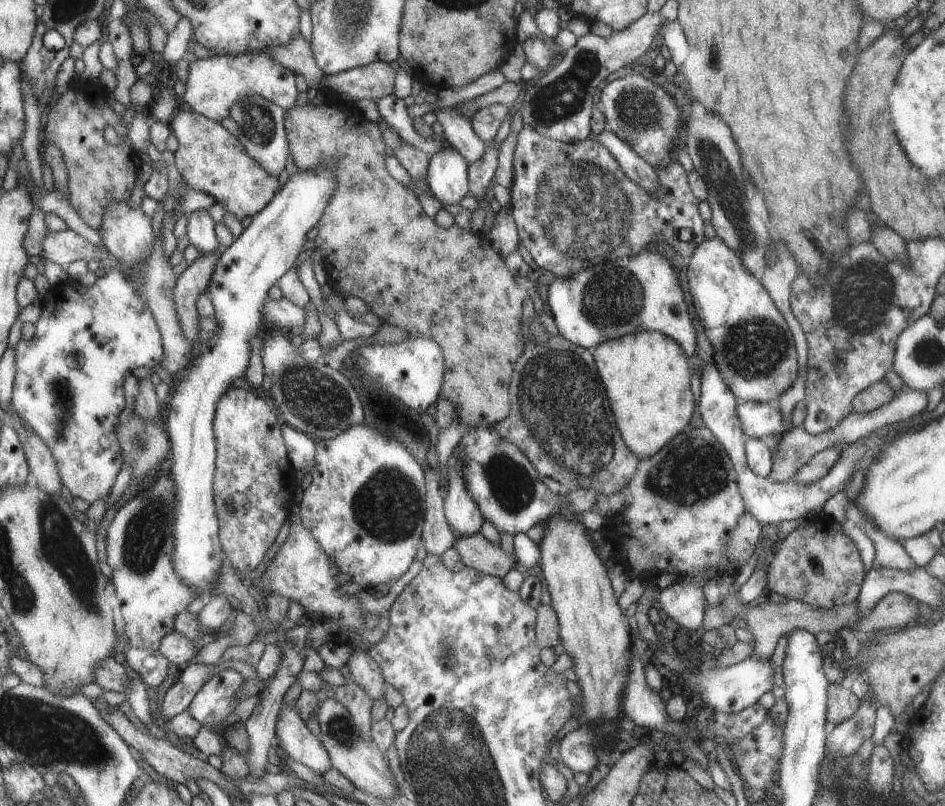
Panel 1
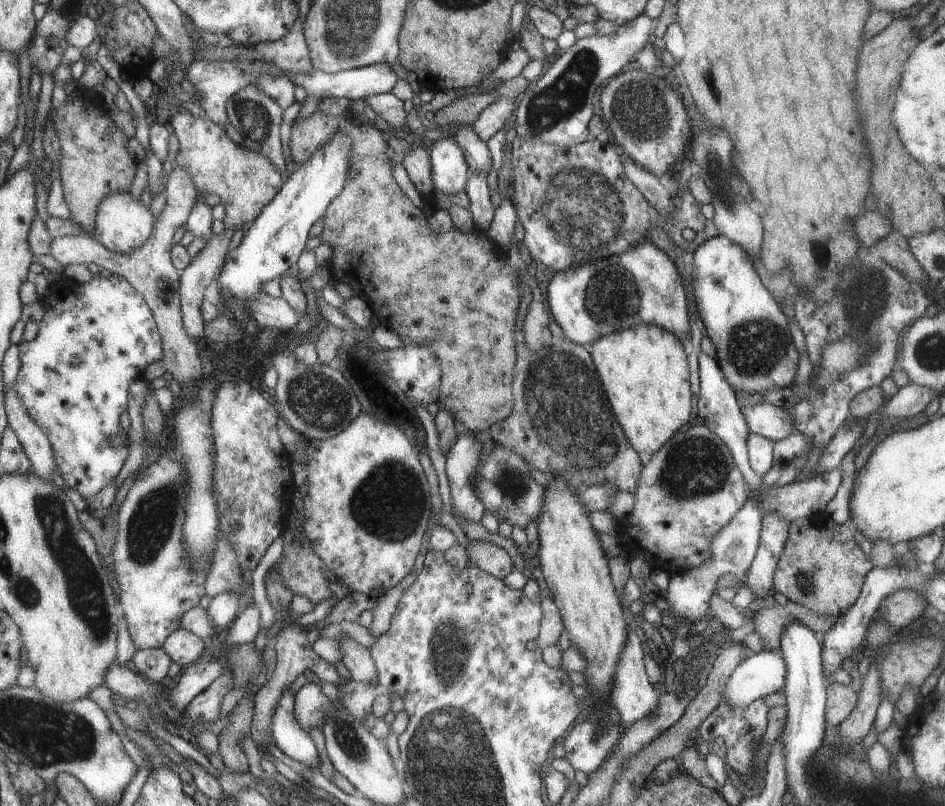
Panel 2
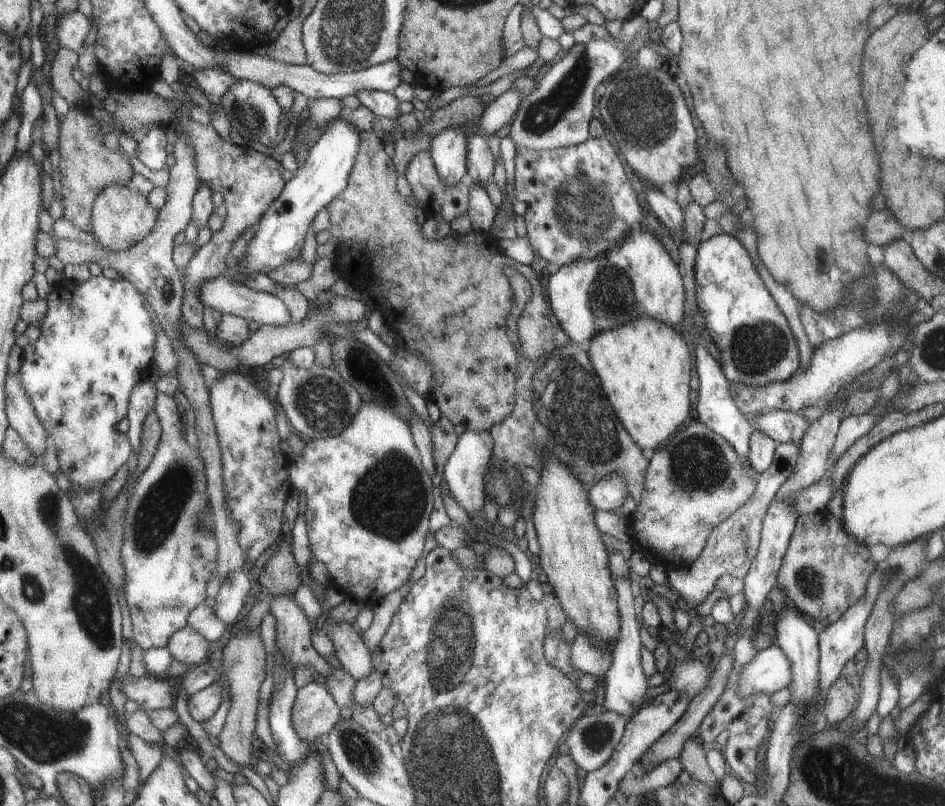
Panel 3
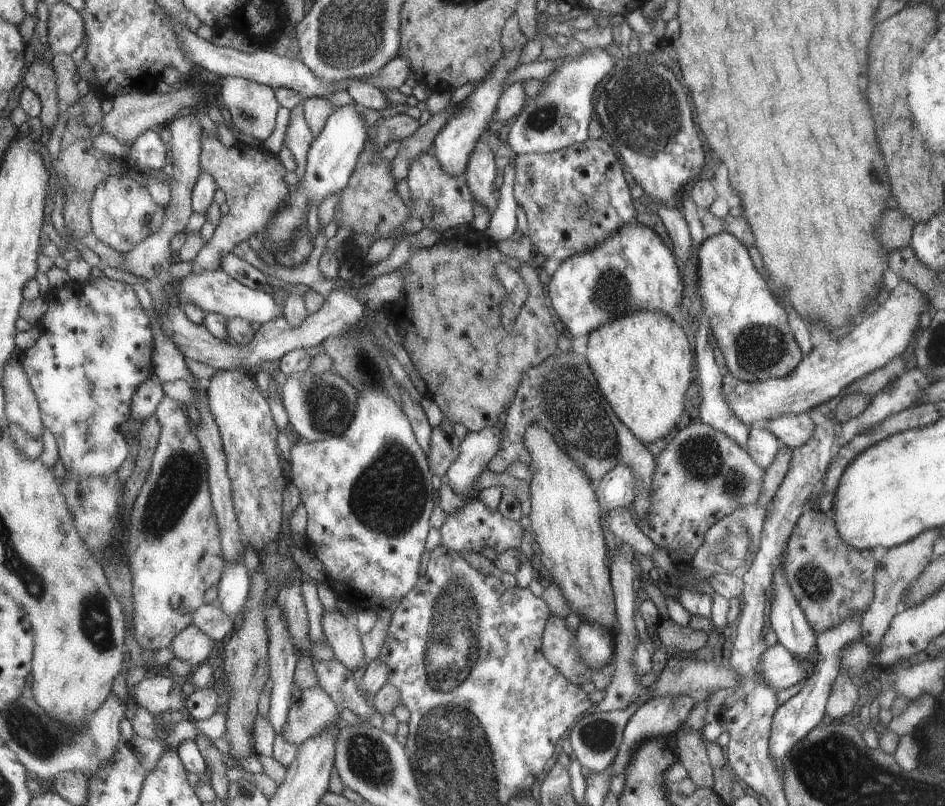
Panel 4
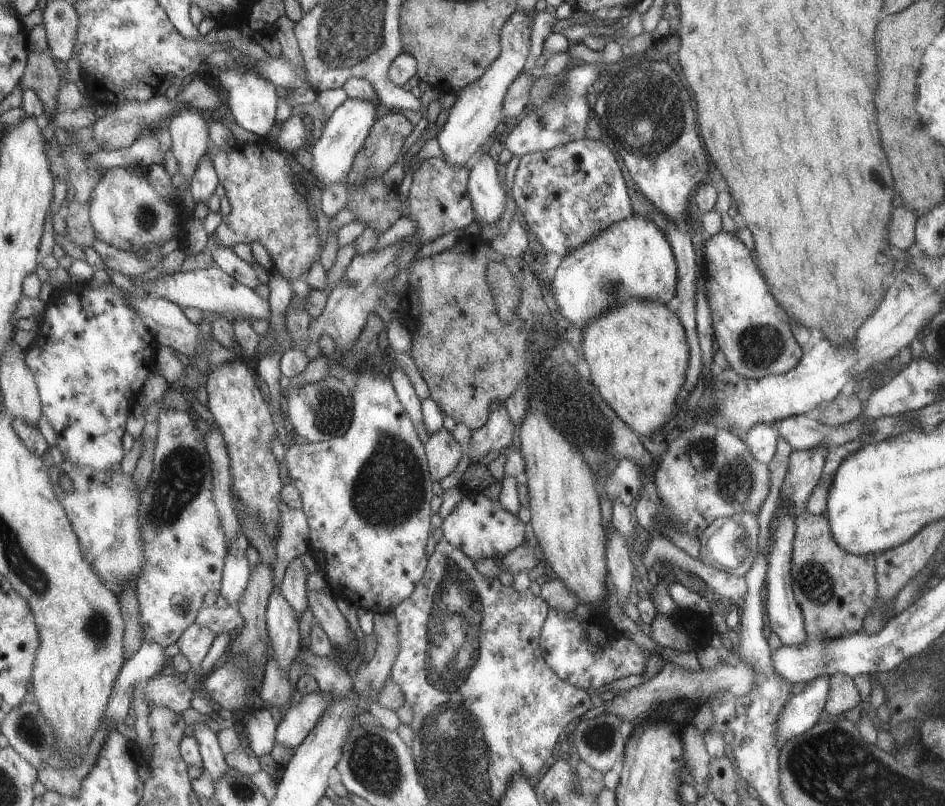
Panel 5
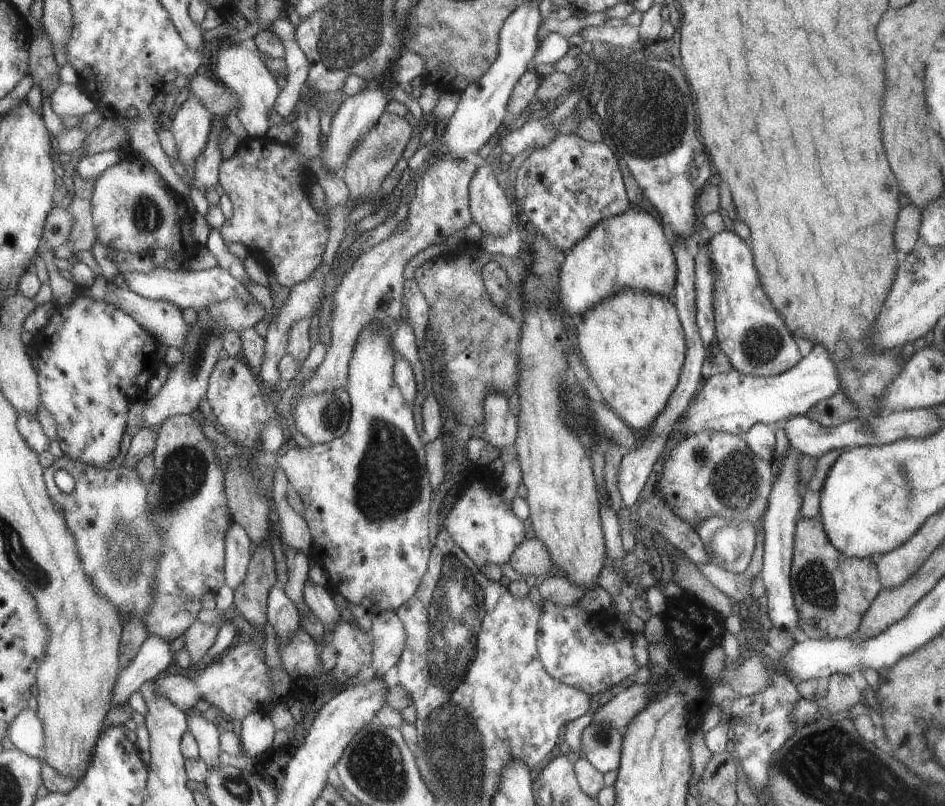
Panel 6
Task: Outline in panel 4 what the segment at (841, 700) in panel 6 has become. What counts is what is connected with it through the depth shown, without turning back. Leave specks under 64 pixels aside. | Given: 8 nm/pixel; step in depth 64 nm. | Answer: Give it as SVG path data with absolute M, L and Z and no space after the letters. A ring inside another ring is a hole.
M839 673L832 682L824 712L834 720L851 712L851 708L857 702L857 687L849 677L847 673Z

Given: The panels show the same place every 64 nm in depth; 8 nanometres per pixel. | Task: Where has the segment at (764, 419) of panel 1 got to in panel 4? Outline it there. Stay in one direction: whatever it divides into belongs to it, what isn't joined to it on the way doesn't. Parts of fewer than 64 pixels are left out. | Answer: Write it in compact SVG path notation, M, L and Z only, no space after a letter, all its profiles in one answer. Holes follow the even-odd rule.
M807 412L779 415L760 425L770 430L770 433L778 438L779 444L791 450L803 446L811 438L815 428Z

